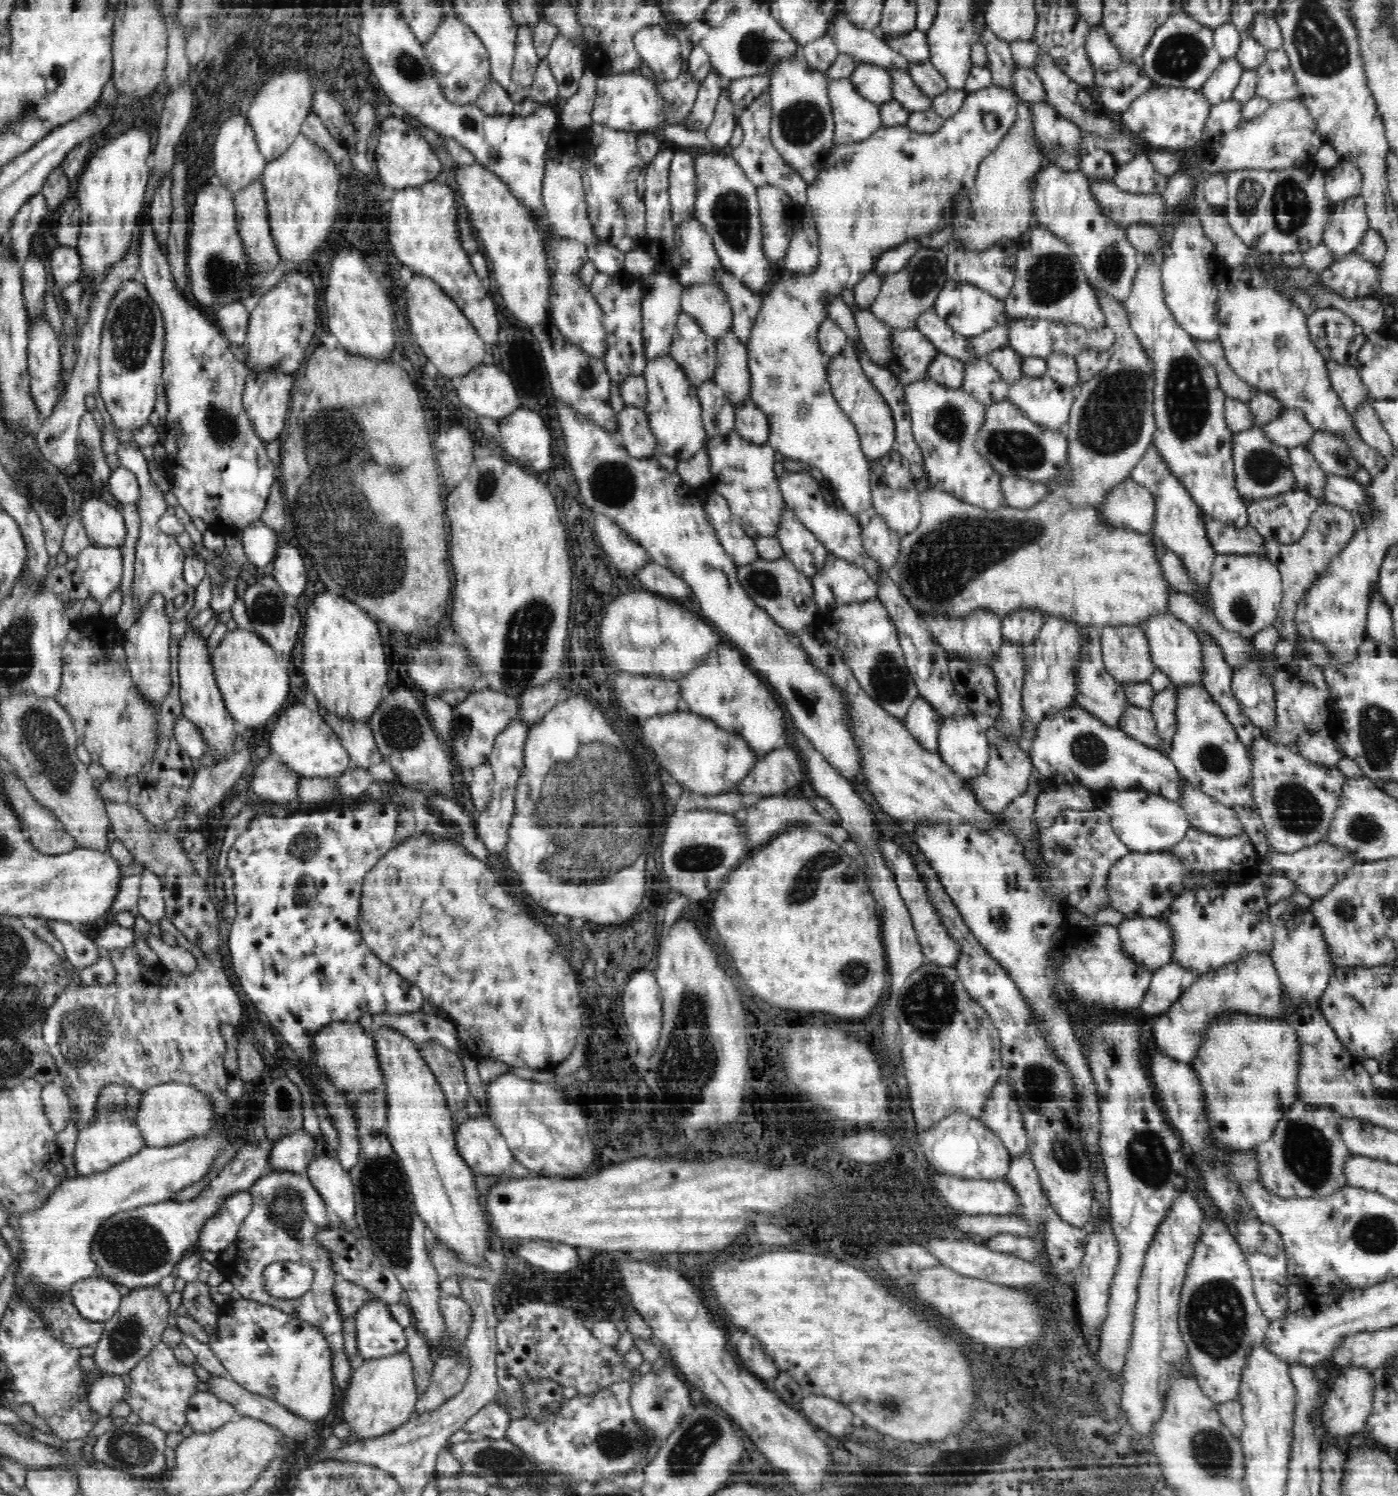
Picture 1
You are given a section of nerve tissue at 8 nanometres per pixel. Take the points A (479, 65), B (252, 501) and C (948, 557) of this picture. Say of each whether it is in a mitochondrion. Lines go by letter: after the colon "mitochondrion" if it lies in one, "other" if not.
A: other
B: other
C: mitochondrion

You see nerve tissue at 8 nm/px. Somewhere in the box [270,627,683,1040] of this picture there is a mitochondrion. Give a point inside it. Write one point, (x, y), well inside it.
(585, 796)

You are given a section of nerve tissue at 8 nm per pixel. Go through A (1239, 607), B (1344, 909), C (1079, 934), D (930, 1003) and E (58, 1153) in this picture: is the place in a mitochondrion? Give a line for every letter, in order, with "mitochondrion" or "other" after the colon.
A: mitochondrion
B: mitochondrion
C: other
D: mitochondrion
E: other

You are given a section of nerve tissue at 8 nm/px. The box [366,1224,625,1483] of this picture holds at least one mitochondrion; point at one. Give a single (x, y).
(497, 1461)

